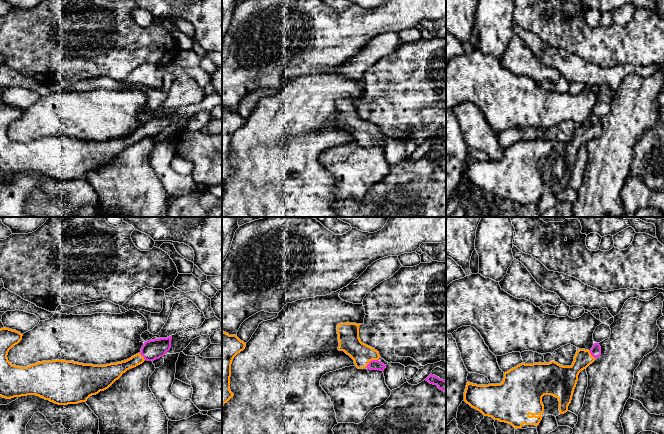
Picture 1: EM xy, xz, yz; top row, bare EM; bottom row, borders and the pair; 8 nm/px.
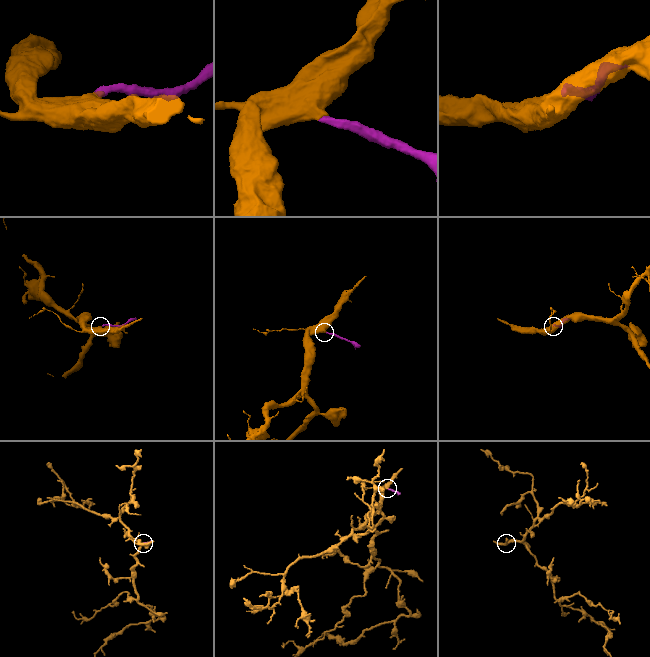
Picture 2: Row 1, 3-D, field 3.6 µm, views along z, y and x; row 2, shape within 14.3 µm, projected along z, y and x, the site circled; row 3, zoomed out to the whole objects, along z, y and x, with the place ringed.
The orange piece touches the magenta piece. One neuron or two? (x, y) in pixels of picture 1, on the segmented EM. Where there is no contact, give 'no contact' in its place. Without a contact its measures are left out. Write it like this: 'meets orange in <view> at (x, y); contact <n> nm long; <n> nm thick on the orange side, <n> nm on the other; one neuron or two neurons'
meets orange in xz at (370, 360); contact 120 nm long; 170 nm thick on the orange side, 80 nm on the other; one neuron

